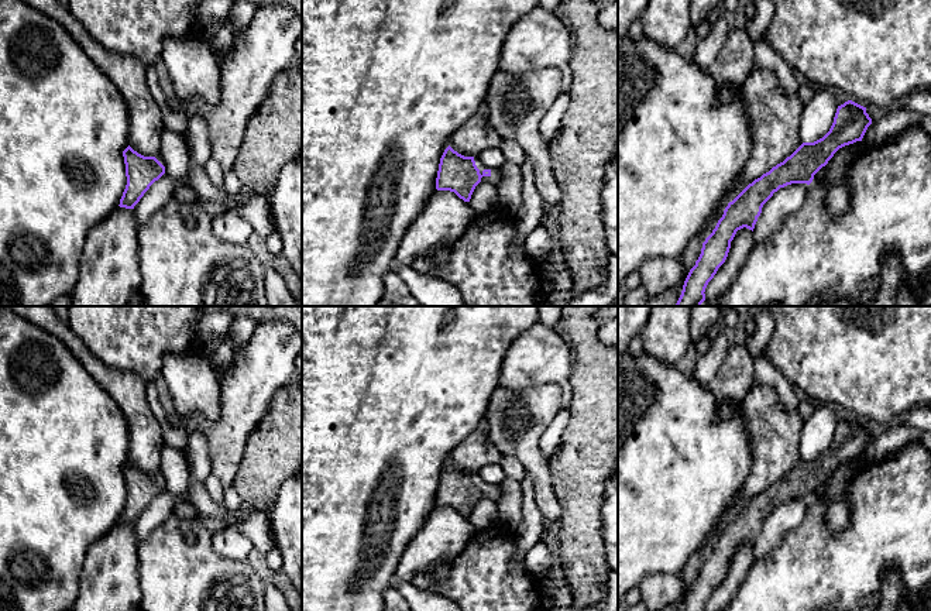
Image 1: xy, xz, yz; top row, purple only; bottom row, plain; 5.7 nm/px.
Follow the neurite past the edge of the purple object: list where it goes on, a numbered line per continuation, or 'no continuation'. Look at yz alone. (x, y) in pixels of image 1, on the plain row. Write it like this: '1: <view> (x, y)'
no continuation

